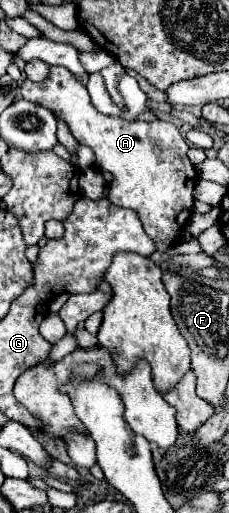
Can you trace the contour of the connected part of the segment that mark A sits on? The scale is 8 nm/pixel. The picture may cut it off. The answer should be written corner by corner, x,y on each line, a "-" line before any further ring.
50,66
50,74
42,82
32,82
30,78
22,80
20,94
22,98
52,110
58,120
68,124
72,136
82,146
92,148
96,168
114,176
108,200
116,206
134,210
148,236
154,236
158,250
164,252
172,248
174,230
184,226
190,218
190,204
194,204
194,186
198,182
196,168
186,156
190,146
182,138
180,128
162,120
130,122
120,116
100,114
94,108
86,86
64,66

